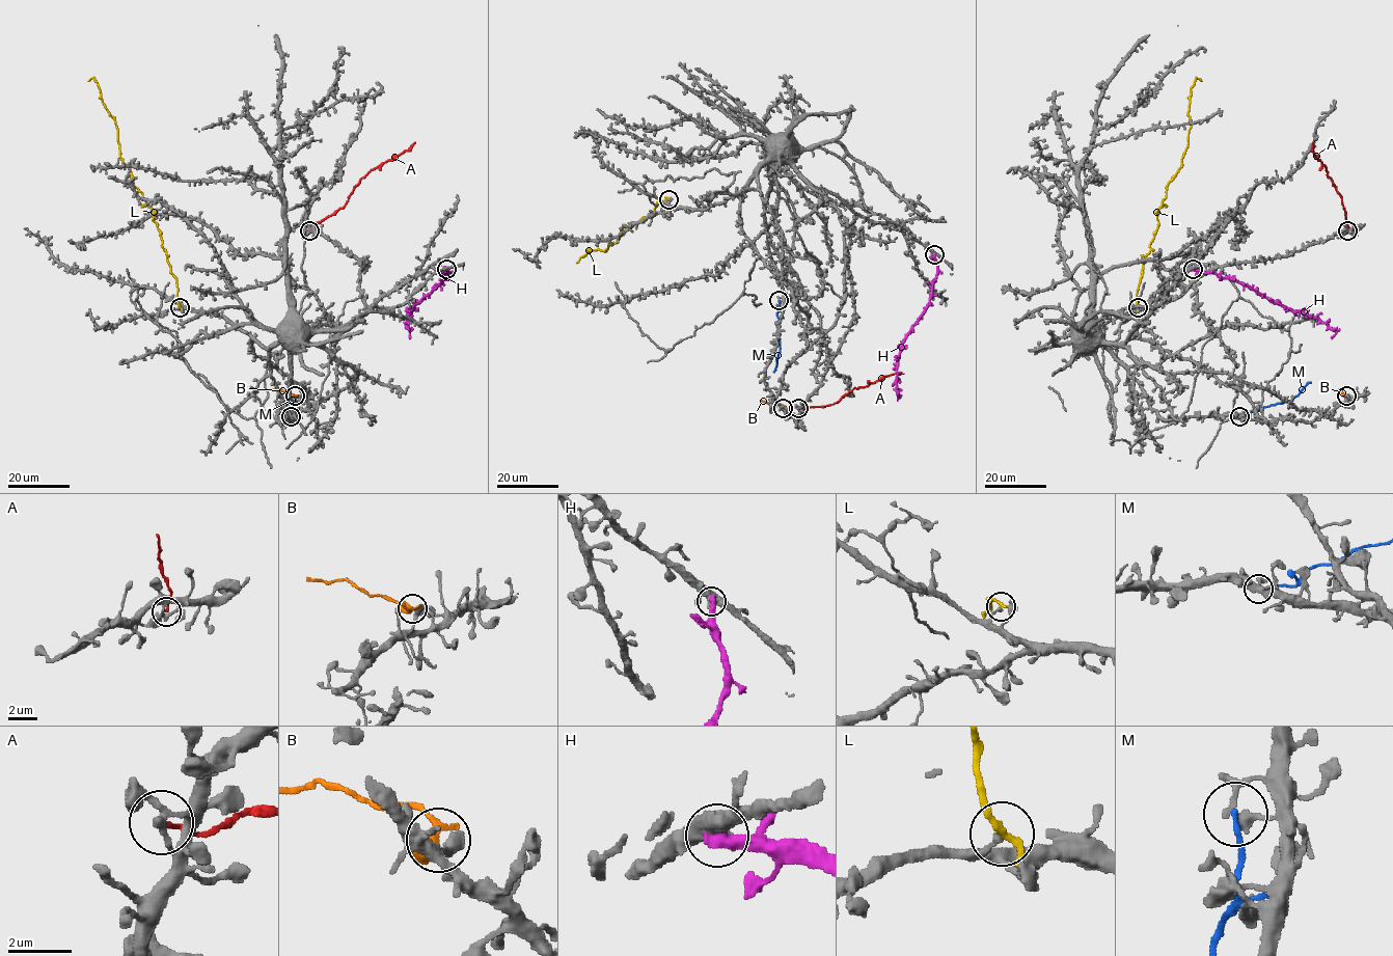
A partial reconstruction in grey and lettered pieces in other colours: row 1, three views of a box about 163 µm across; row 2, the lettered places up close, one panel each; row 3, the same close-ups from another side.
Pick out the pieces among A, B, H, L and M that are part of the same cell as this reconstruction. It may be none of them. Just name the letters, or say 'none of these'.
none of these

